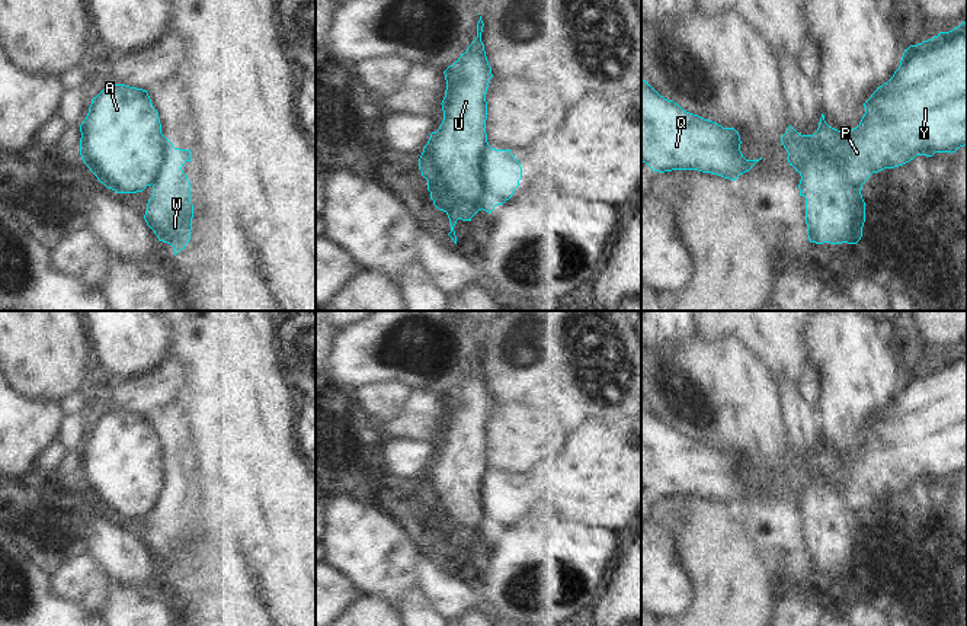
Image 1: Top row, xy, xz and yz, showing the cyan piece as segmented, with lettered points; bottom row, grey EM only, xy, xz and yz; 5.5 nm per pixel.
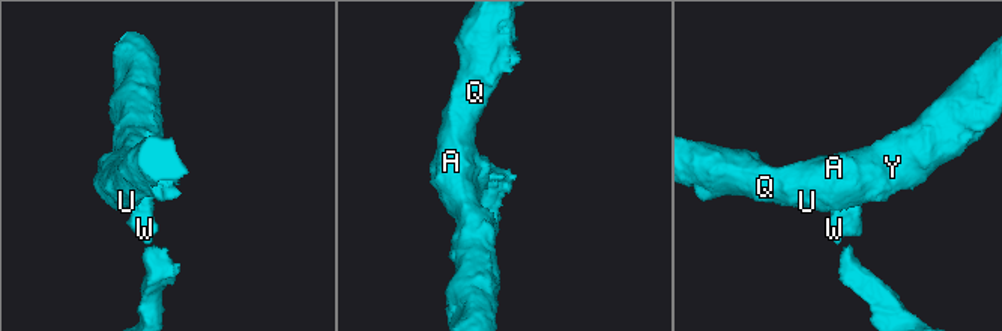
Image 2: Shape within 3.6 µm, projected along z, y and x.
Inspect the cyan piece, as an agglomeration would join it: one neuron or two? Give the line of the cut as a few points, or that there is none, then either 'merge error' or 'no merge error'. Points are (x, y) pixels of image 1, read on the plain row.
cut yz (867, 503), (836, 481), (822, 478), (816, 496), (801, 504); merge error

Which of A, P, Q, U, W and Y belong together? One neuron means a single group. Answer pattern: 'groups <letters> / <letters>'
groups A P Q U Y / W

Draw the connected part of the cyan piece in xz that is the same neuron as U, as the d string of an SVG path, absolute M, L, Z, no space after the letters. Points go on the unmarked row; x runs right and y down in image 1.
M483 346L477 349L477 363L464 379L449 391L444 399L446 405L445 423L442 426L444 446L436 458L430 459L428 469L419 484L419 495L428 505L428 516L433 530L444 536L451 549L448 559L457 569L454 552L458 545L471 546L478 536L491 539L483 530L483 510L480 505L480 489L487 485L491 472L487 468L486 418L490 408L491 392L489 391L484 370L481 367Z

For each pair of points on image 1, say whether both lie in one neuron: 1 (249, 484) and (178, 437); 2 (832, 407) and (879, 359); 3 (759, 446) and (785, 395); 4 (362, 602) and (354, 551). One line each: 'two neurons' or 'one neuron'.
1: two neurons
2: one neuron
3: two neurons
4: two neurons

